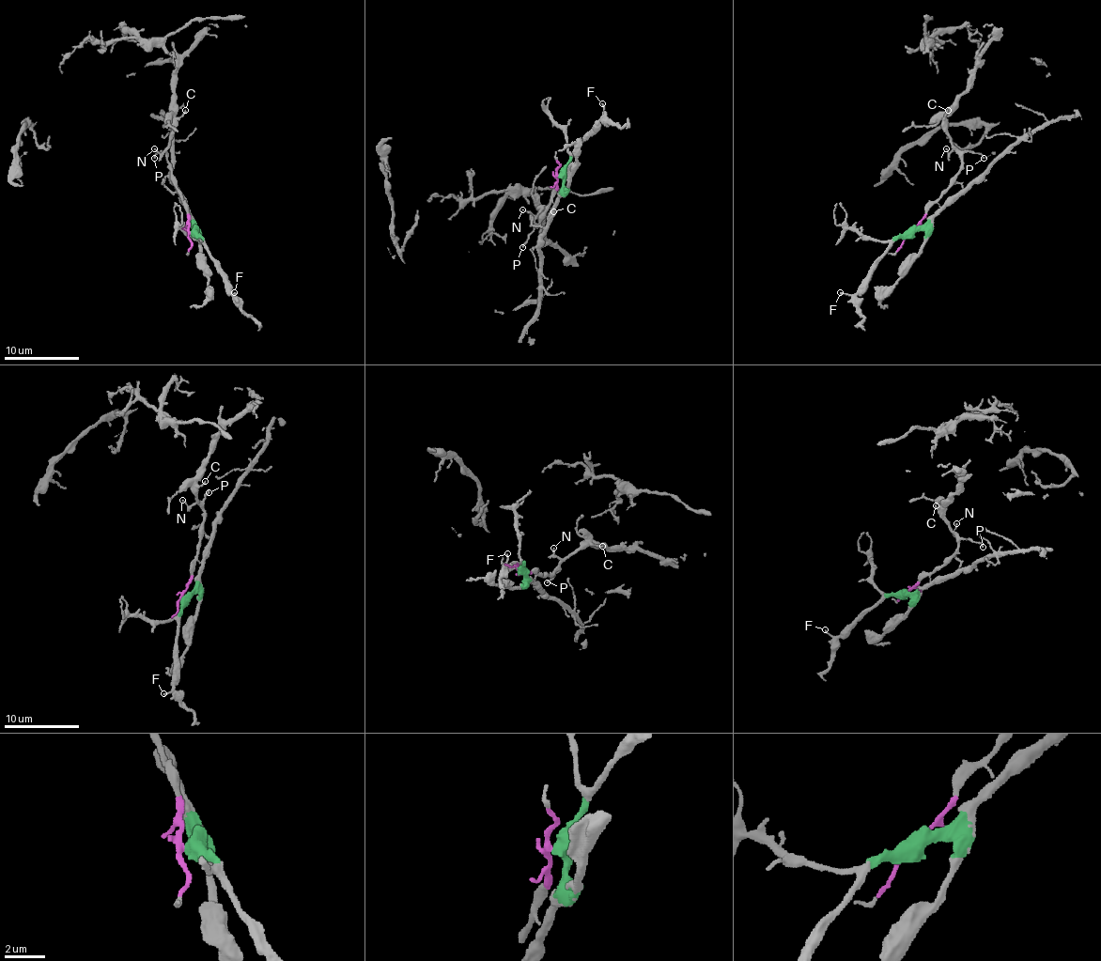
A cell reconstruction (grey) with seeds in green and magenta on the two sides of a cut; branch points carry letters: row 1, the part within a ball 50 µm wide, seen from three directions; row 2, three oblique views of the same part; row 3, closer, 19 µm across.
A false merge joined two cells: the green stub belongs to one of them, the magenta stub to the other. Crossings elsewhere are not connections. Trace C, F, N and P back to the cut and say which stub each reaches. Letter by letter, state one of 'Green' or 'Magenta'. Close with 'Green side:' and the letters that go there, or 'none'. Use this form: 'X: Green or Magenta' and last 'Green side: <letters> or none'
C: Magenta
F: Green
N: Magenta
P: Magenta
Green side: F

